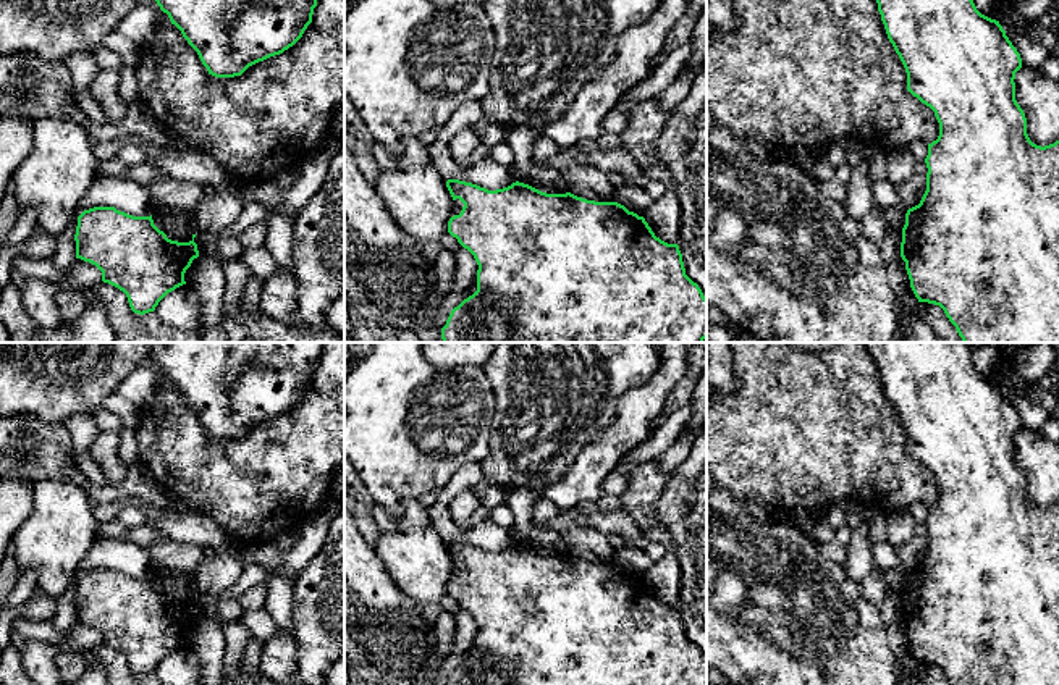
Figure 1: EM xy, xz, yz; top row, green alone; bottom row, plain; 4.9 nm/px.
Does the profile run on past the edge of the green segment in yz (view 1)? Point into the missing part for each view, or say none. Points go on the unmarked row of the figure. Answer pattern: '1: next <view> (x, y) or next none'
1: next none

